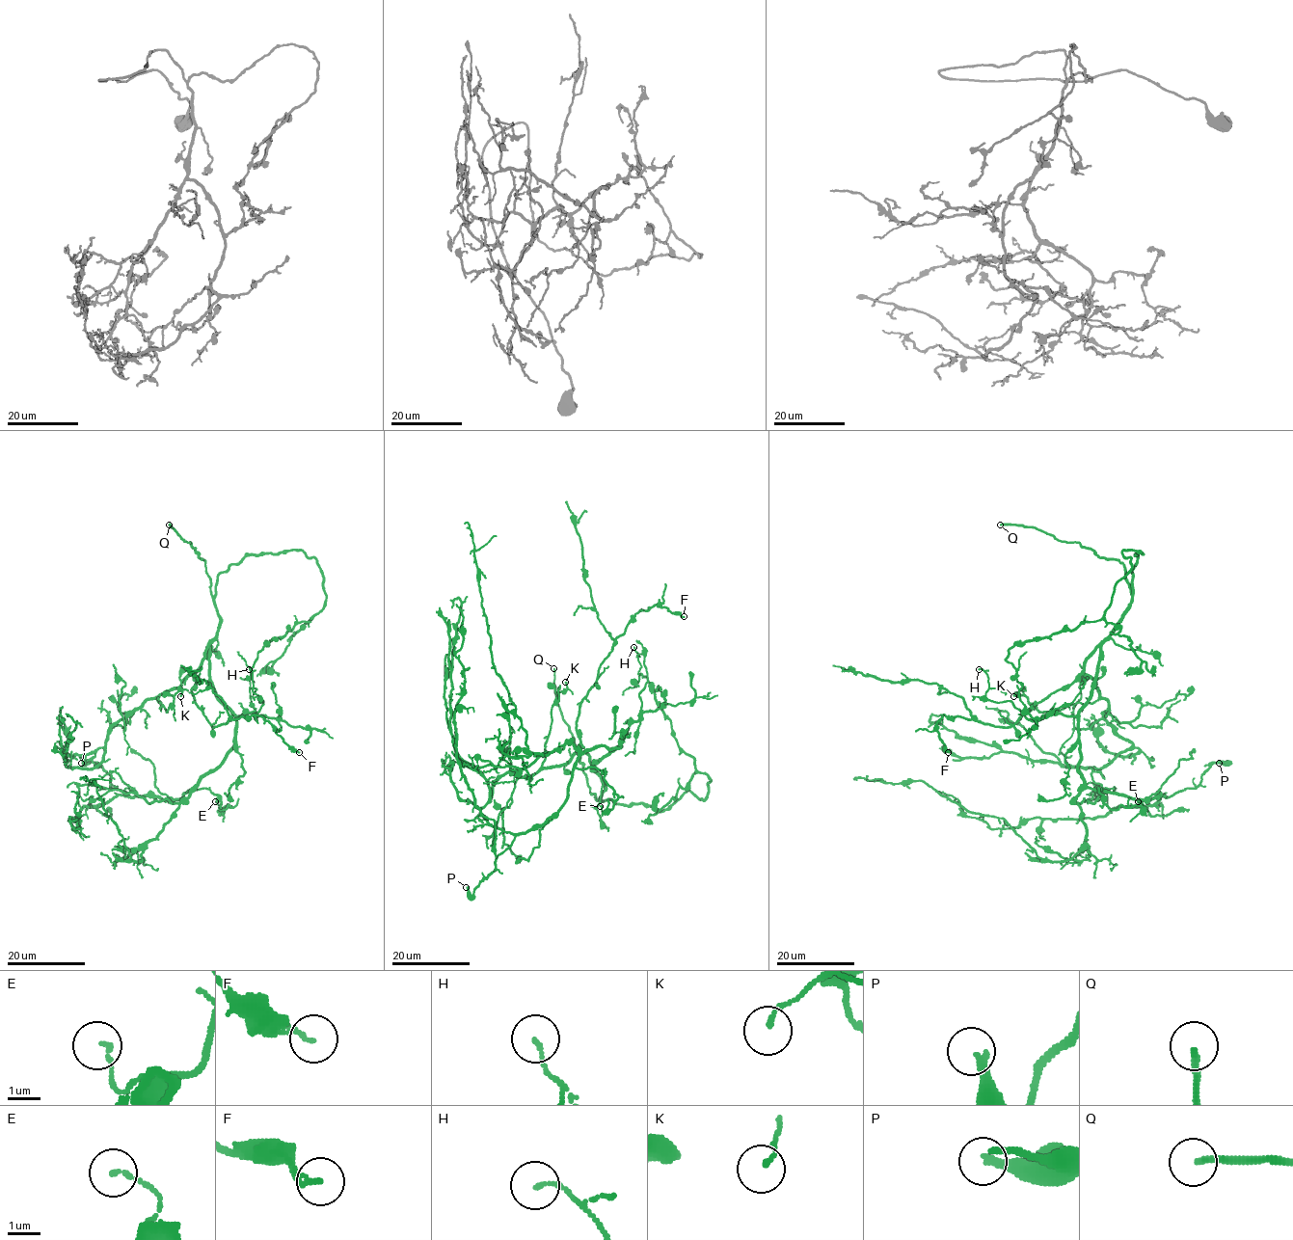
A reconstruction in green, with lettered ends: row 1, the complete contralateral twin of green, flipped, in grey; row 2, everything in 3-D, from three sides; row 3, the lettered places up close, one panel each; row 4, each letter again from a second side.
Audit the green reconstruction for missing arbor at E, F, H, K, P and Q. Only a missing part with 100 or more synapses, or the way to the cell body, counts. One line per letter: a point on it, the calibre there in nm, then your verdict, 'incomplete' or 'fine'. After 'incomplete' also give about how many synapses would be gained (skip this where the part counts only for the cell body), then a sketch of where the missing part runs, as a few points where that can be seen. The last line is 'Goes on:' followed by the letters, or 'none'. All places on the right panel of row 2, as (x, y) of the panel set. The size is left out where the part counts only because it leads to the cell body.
E: place (1138, 801); calibre 140 nm; fine
F: place (948, 752); calibre 140 nm; fine
H: place (979, 669); calibre 110 nm; fine
K: place (1013, 696); calibre 110 nm; fine
P: place (1219, 763); calibre 280 nm; fine
Q: place (1000, 525); calibre 190 nm; incomplete; course (1000, 525), (1014, 532), (1132, 537), (1245, 572), (1287, 598)
Goes on: Q

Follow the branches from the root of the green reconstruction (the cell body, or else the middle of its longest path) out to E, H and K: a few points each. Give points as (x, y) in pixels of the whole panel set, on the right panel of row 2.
E: (1086, 702), (1079, 713), (1080, 776), (1088, 787), (1100, 789), (1111, 809), (1142, 807), (1138, 801)
H: (1086, 702), (1075, 715), (1053, 713), (1033, 720), (1010, 701), (988, 700), (985, 696), (988, 677), (979, 669)
K: (1086, 702), (1097, 675), (1098, 646), (1083, 668), (1094, 682), (1097, 700), (1039, 712), (1021, 690), (1013, 696)

